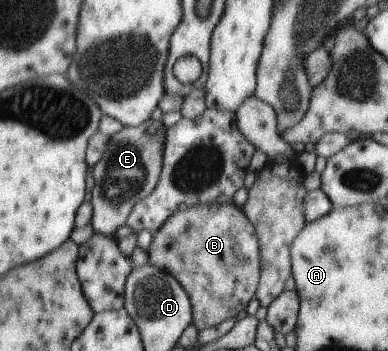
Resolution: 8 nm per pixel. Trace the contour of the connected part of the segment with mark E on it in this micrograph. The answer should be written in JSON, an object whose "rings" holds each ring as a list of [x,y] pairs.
{"rings":[[[149,118],[136,126],[123,128],[108,137],[108,144],[101,159],[93,166],[93,188],[91,191],[92,226],[94,231],[114,239],[117,228],[125,225],[130,211],[140,197],[148,196],[157,185],[164,160],[164,145],[167,128],[161,120]]]}

